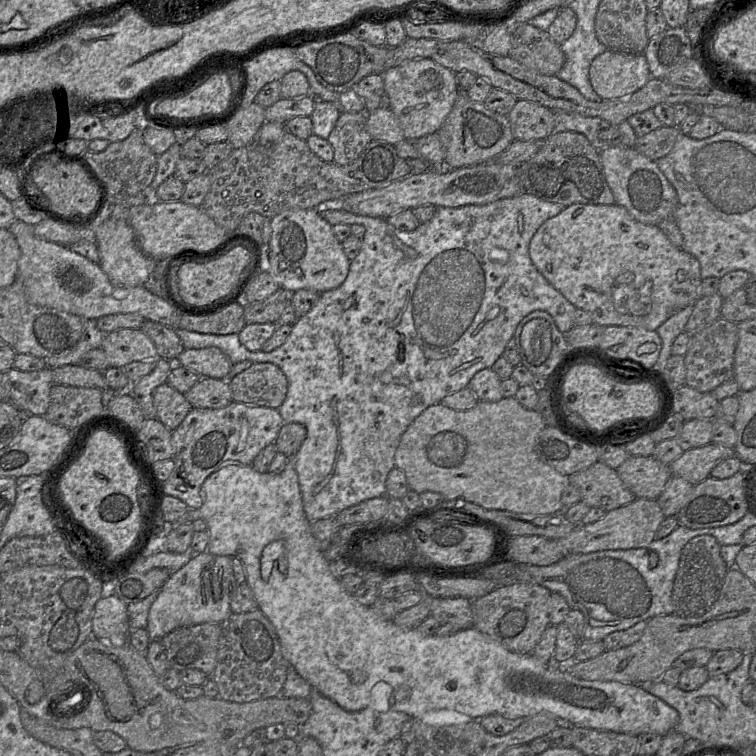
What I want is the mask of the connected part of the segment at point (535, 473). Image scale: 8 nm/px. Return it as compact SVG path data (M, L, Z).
M503 397L497 402L478 401L473 408L468 410L454 410L441 403L434 404L426 408L418 417L416 417L403 433L395 453L395 467L405 473L409 489L418 494L423 492L437 492L442 494L446 500L463 499L487 509L504 510L527 515L548 515L563 512L561 496L564 489L570 484L569 476L559 473L552 466L544 462L536 453L536 443L540 433L546 426L546 422L540 413L535 409L525 408L515 397Z

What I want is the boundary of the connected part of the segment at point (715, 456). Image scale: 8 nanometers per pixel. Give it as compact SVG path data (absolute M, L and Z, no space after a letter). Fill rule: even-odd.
M710 442L684 451L669 466L672 476L679 476L696 485L710 476L711 470L732 456L734 447Z

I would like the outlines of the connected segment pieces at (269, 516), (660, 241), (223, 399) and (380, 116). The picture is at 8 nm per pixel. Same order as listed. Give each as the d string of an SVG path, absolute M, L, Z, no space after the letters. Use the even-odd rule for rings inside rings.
M289 459L280 474L259 473L252 465L226 461L204 481L201 497L200 518L206 522L209 534L207 552L241 560L246 571L245 583L251 588L258 609L274 626L284 659L313 689L346 711L371 707L380 712L400 711L412 719L419 719L428 711L449 709L474 720L490 714L515 719L551 713L561 723L571 726L634 736L654 733L664 737L676 730L678 712L641 685L580 679L567 669L567 665L541 661L532 653L512 652L474 626L446 637L426 635L416 628L403 629L393 620L381 618L372 607L358 602L332 574L331 562L316 544L310 530L311 522L304 512L298 475ZM379 682L390 685L391 693L378 688L372 695L372 689ZM379 698L386 702L384 708L376 705Z
M575 203L564 207L558 215L548 219L539 227L530 241L529 255L543 277L576 308L589 312L593 322L599 326L631 326L654 331L674 314L693 305L700 297L698 288L702 277L699 261L682 248L674 246L657 225L637 221L624 207L616 203L612 205Z
M201 378L184 395L193 408L219 409L233 401L229 384L222 379Z
M381 108L367 113L366 130L374 140L396 145L404 140L403 131L389 108Z

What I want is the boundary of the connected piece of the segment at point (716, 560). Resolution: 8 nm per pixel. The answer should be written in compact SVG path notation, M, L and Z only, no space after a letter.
M701 535L682 548L673 588L672 614L684 618L702 616L717 602L729 570L721 557L721 546L712 535Z

